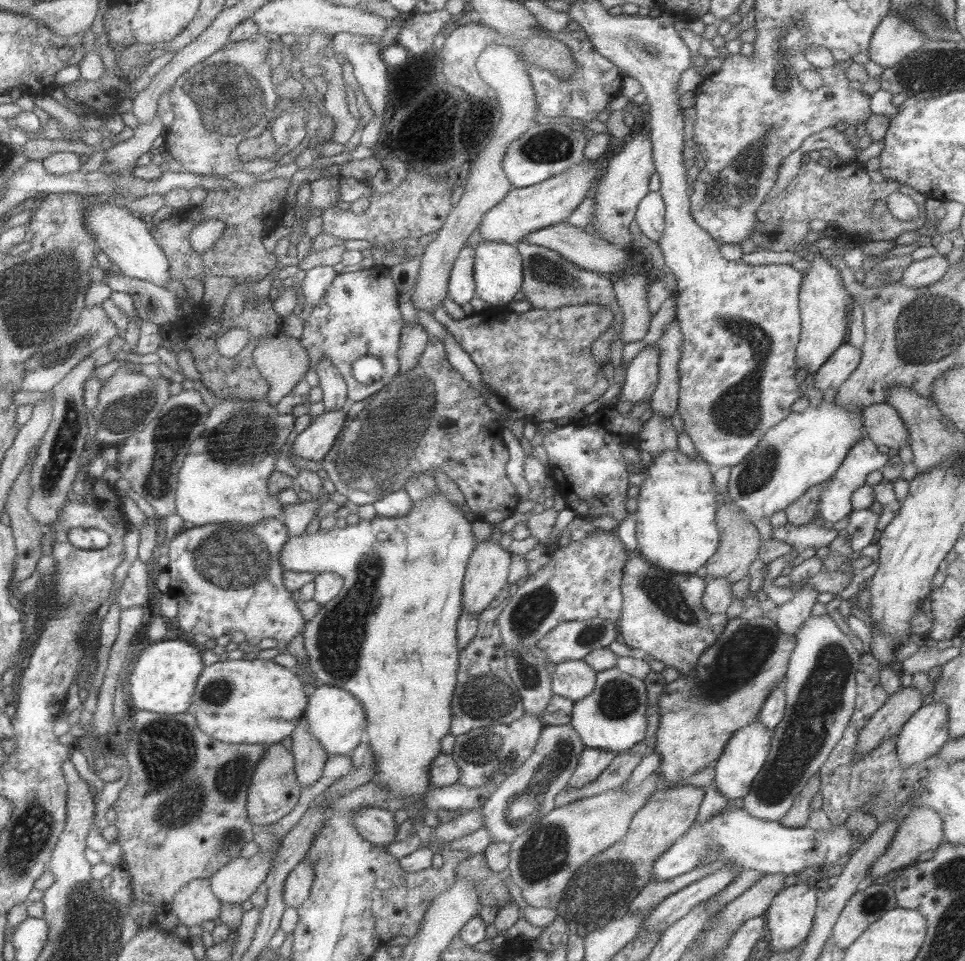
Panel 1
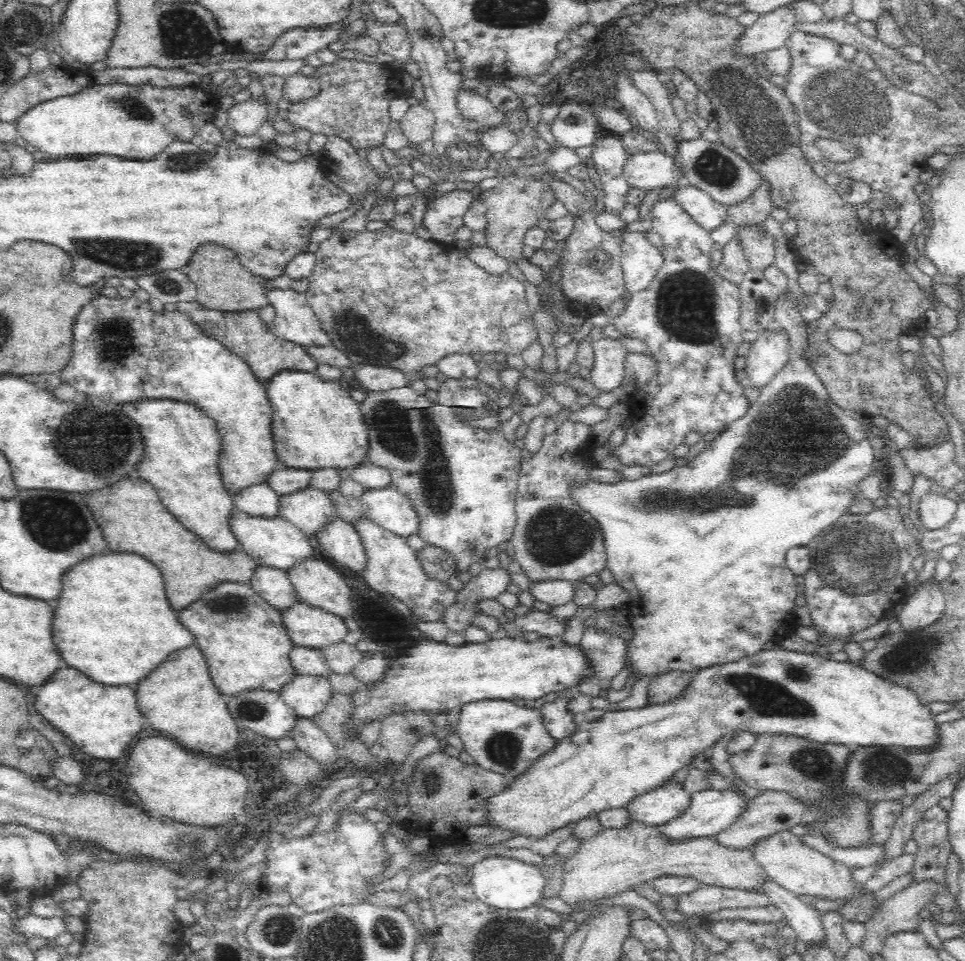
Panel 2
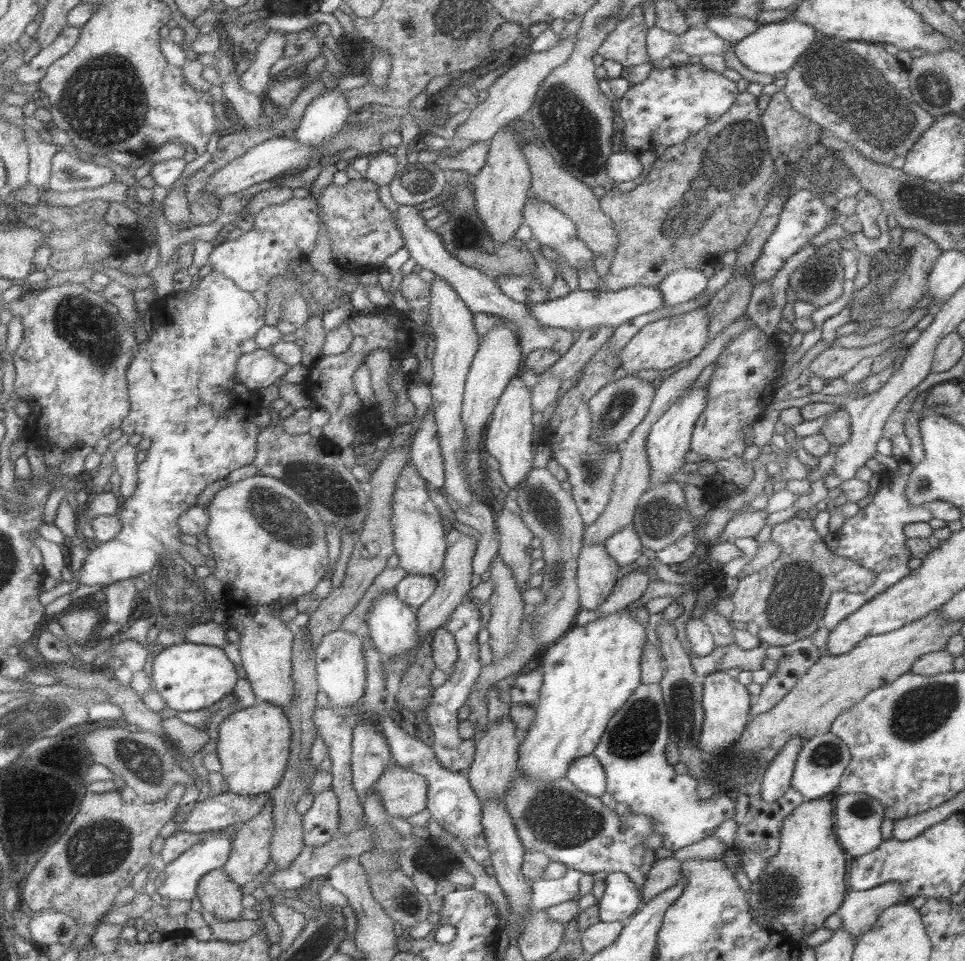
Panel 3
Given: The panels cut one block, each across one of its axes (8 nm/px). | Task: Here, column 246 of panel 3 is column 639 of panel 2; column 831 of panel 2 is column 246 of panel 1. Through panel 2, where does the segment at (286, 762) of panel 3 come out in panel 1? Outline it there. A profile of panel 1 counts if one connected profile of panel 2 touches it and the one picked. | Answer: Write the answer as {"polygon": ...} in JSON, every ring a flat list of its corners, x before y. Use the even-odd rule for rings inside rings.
{"polygon":[[273,659,217,661,205,667,196,688,194,704,189,712,198,719,203,732,229,744,277,745,281,740,294,735,306,717,310,704,309,691,303,676,293,672,291,668,277,664]]}

